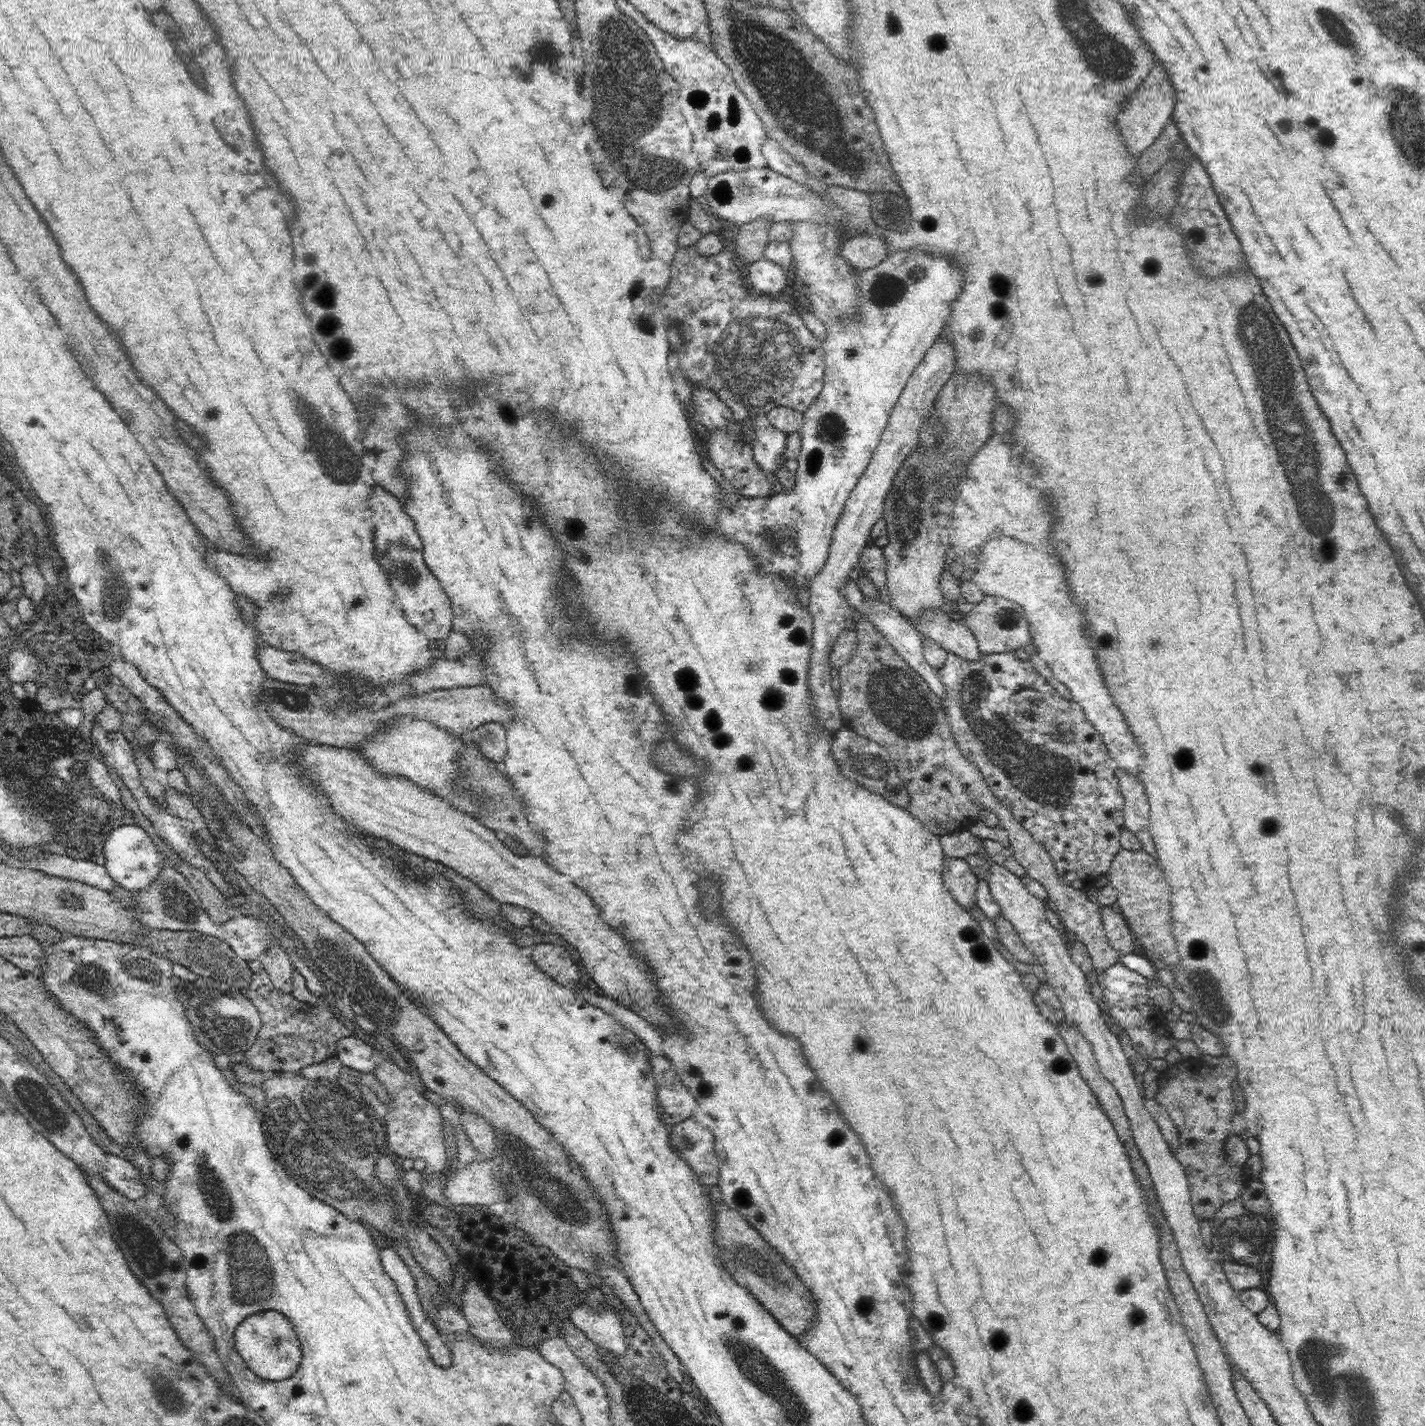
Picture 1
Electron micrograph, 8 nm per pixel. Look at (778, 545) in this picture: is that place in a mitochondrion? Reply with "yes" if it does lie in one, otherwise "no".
yes

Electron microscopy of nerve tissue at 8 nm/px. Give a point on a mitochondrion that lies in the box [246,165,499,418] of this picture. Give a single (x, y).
(340, 347)

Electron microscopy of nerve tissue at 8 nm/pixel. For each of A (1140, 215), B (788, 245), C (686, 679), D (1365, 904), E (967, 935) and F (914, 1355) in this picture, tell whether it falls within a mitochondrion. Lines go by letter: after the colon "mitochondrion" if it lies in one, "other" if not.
A: other
B: other
C: mitochondrion
D: other
E: mitochondrion
F: other

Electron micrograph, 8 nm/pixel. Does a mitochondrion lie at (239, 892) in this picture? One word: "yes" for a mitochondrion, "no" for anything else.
no

